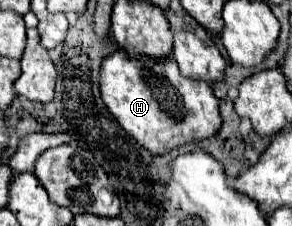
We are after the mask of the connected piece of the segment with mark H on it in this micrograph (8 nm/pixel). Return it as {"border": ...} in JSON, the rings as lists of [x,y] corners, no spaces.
{"border":[[[122,48],[104,56],[100,66],[100,94],[108,112],[122,128],[152,154],[164,154],[176,146],[210,138],[218,132],[222,118],[210,84],[180,74],[172,58],[130,58]]]}

